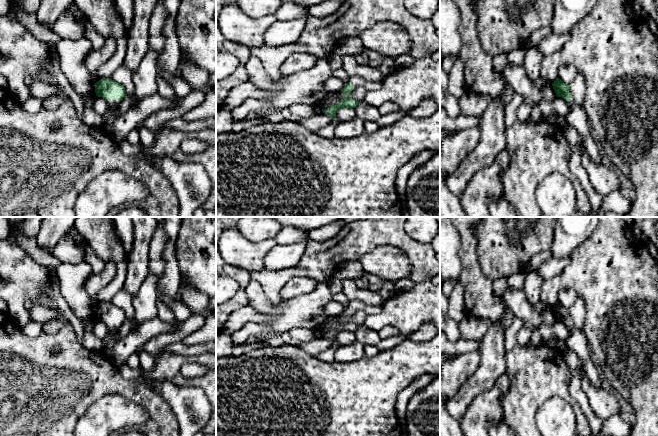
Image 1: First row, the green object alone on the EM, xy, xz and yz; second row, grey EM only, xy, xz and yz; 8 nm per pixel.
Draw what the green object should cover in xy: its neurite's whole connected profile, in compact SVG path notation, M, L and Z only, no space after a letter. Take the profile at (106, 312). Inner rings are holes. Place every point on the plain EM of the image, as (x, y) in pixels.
M105 302L95 307L95 317L107 325L107 335L113 335L125 321L126 314L111 302Z

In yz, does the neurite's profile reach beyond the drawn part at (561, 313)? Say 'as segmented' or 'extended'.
extended

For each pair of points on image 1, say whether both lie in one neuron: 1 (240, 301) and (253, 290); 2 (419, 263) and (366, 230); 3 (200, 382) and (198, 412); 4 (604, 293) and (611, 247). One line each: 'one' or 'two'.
1: two
2: one
3: two
4: one

